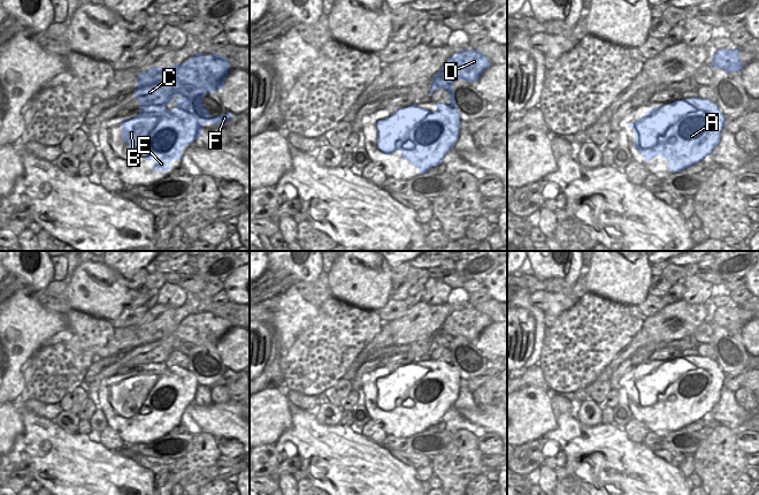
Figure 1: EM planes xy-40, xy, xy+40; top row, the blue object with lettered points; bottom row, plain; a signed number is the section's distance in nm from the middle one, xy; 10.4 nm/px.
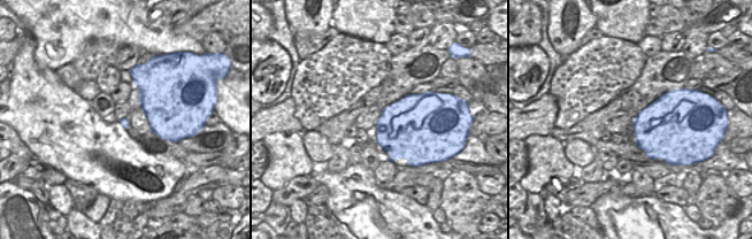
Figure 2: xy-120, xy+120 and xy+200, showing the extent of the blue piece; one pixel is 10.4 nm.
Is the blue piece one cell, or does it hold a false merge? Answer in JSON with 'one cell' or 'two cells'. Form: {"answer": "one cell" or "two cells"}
{"answer": "one cell"}

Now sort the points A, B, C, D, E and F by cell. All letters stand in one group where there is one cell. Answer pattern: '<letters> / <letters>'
A B C D E F

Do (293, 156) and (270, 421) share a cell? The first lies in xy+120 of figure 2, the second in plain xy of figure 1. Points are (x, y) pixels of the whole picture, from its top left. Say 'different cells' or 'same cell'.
same cell

